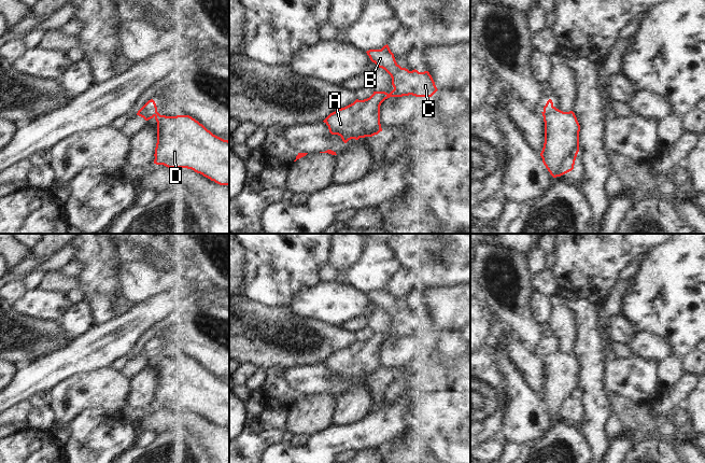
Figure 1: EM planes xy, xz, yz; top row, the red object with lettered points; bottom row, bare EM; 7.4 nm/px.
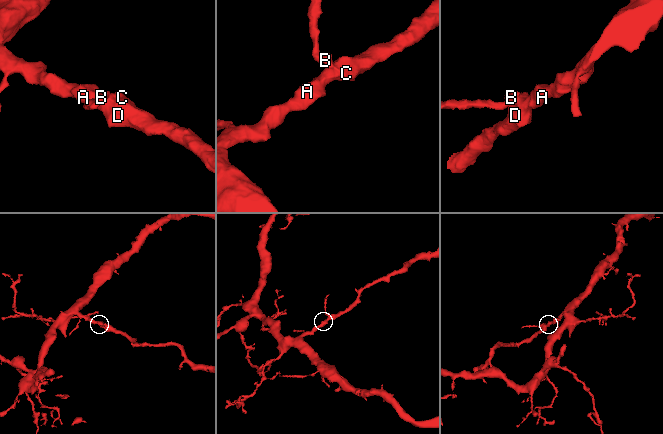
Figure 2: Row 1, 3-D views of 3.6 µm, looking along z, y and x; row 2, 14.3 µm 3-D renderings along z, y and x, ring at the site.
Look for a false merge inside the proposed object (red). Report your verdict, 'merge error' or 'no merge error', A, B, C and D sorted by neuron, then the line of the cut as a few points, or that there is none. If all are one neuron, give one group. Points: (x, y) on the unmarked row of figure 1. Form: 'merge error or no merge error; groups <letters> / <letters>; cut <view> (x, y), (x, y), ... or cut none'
merge error; groups A C D / B; cut xz (397, 306), (391, 317)

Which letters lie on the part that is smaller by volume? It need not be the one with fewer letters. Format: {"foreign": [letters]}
{"foreign": ["B"]}

